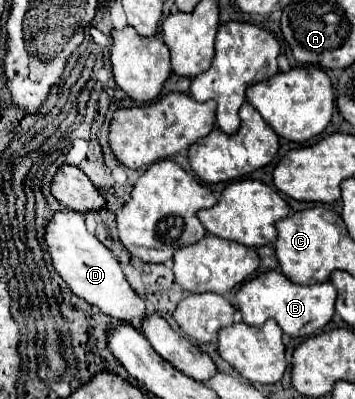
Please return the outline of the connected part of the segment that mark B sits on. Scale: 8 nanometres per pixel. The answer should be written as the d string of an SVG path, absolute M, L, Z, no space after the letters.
M269 270L241 284L235 298L237 298L239 312L243 314L243 320L247 324L261 326L265 320L273 318L287 336L301 338L301 336L311 336L319 332L331 320L335 312L333 306L335 306L337 292L331 282L305 286L305 284L291 282L277 270Z

